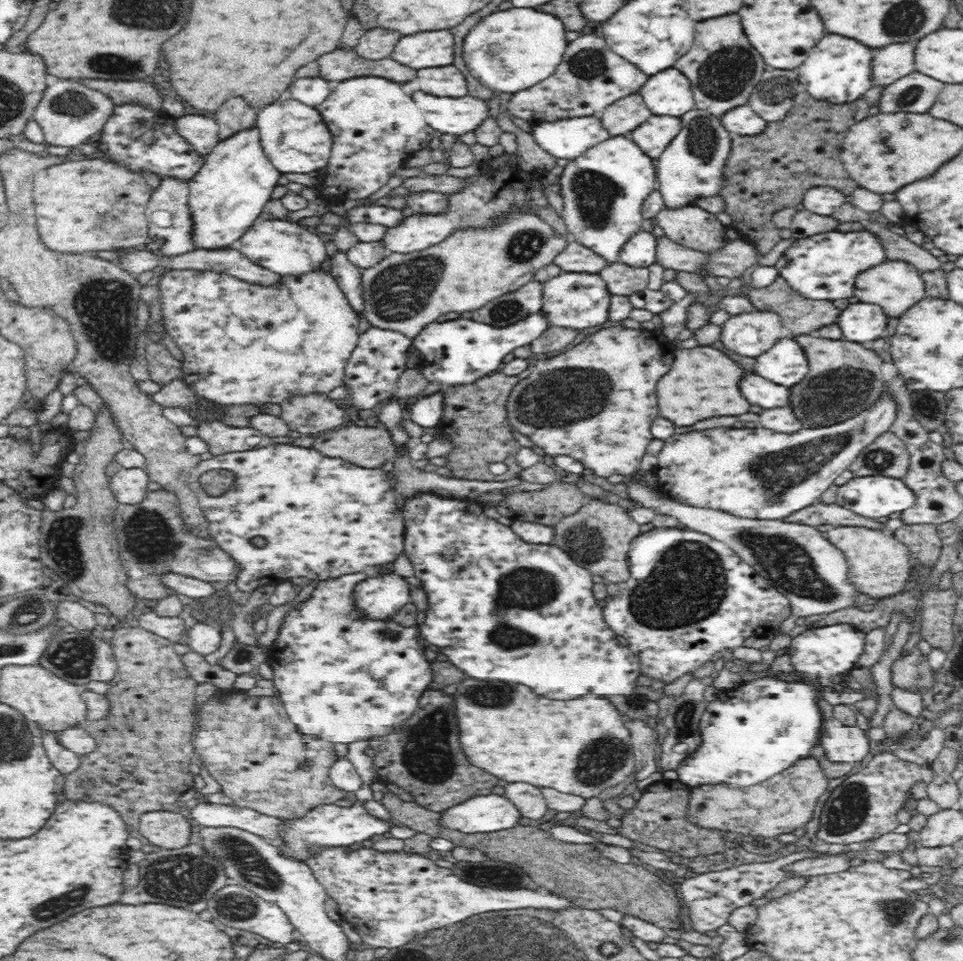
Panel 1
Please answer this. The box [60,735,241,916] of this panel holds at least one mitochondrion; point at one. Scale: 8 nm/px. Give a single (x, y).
(186, 878)

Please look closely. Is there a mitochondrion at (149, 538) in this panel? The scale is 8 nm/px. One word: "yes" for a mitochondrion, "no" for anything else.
yes

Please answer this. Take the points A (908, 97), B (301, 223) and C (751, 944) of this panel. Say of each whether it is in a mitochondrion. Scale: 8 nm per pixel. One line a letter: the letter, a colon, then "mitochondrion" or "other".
A: mitochondrion
B: other
C: other

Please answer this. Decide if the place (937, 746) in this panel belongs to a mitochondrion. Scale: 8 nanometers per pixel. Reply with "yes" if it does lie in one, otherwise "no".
no

